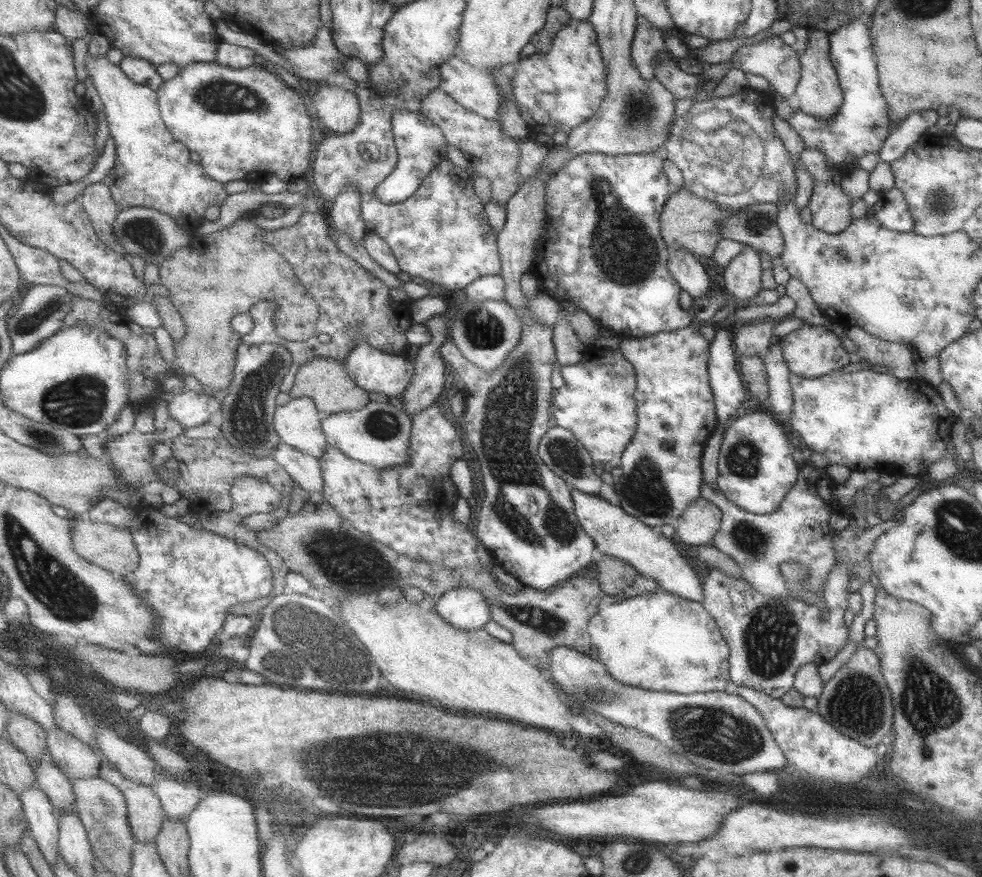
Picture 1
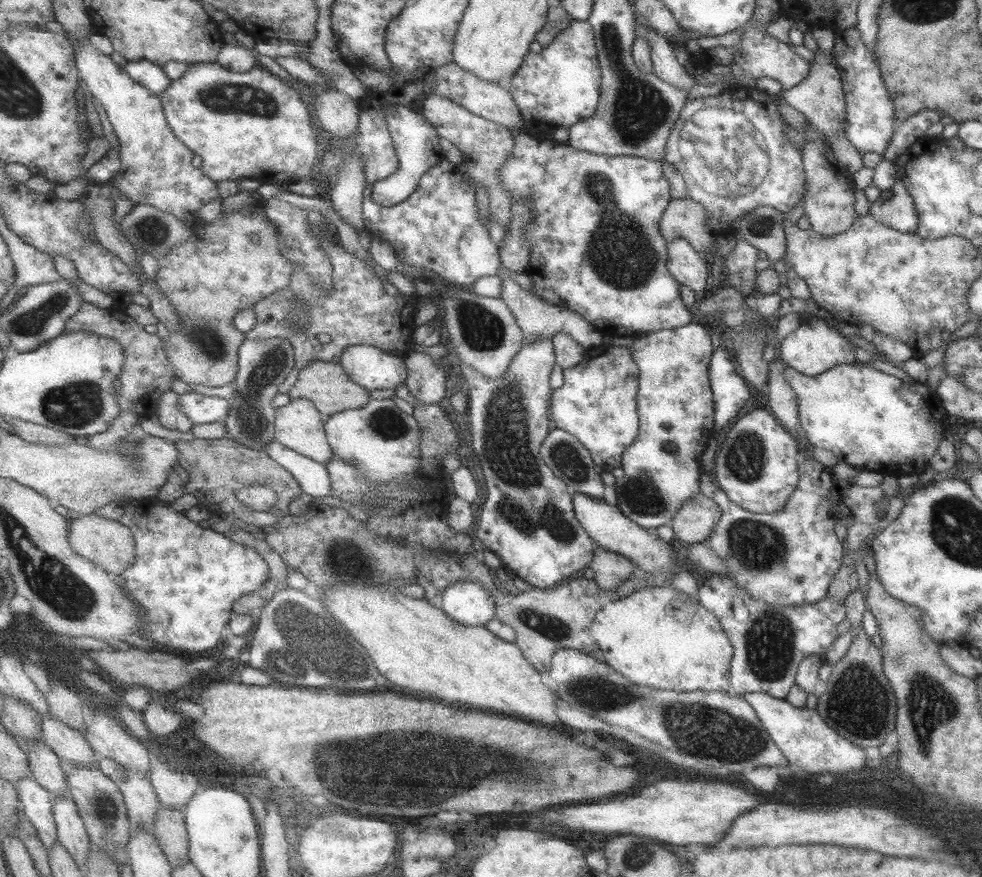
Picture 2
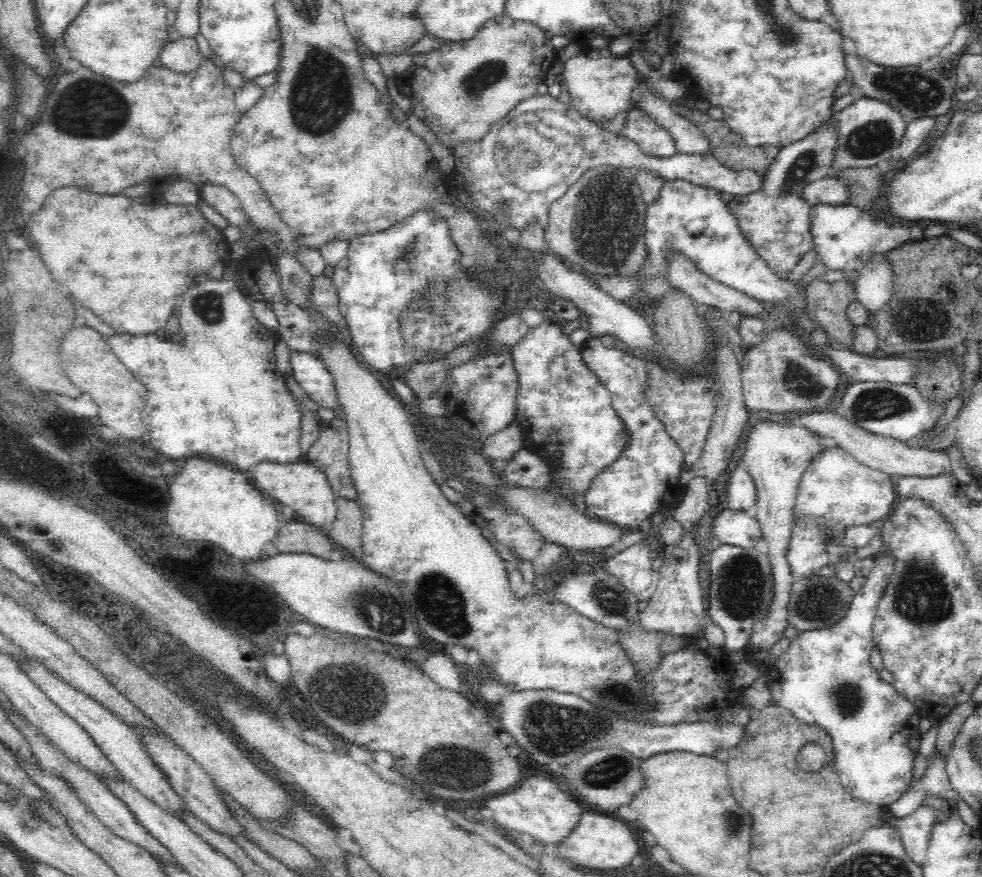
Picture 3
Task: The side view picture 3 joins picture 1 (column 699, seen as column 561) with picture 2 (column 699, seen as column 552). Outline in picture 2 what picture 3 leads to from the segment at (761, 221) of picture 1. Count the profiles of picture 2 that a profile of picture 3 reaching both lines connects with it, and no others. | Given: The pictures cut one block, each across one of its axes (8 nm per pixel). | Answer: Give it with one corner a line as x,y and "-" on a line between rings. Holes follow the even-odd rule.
671,198
663,220
659,220
659,232
665,242
677,238
687,240
701,256
709,256
715,242
715,232
705,222
705,210
699,202
687,198

